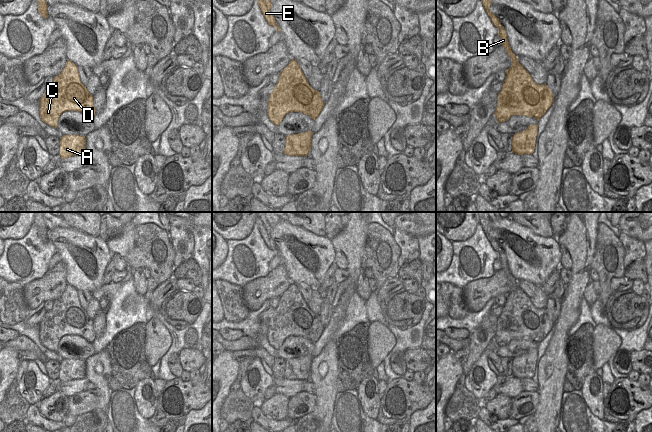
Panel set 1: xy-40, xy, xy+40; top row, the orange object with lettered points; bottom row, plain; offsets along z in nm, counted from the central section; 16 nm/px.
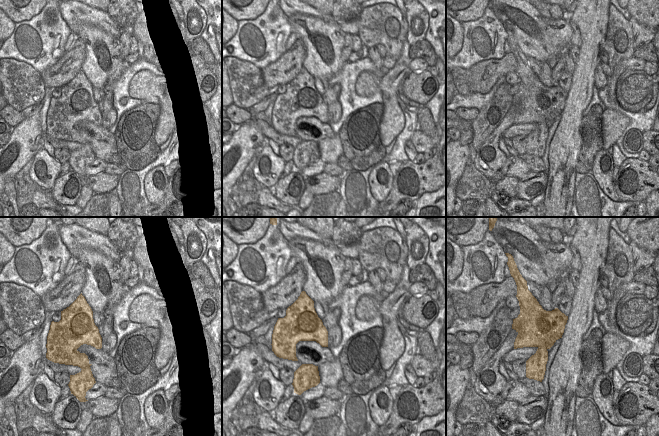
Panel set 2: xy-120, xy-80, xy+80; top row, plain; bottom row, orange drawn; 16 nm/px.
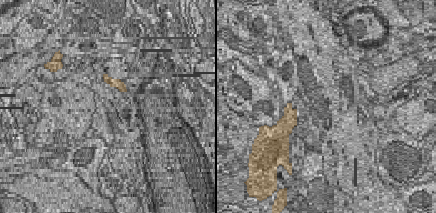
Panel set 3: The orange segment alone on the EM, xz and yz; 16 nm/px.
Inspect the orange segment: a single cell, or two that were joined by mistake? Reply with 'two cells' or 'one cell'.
two cells

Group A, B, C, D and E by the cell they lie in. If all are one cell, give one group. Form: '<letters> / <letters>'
A B E / C D

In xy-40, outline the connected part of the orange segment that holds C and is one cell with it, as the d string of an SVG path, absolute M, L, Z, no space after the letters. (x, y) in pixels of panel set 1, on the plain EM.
M67 284L62 296L54 301L53 308L44 315L39 323L40 342L51 351L57 352L59 341L65 335L81 336L90 343L96 338L93 320L80 305L77 290L70 284Z

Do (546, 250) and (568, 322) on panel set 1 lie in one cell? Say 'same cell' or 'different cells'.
different cells

